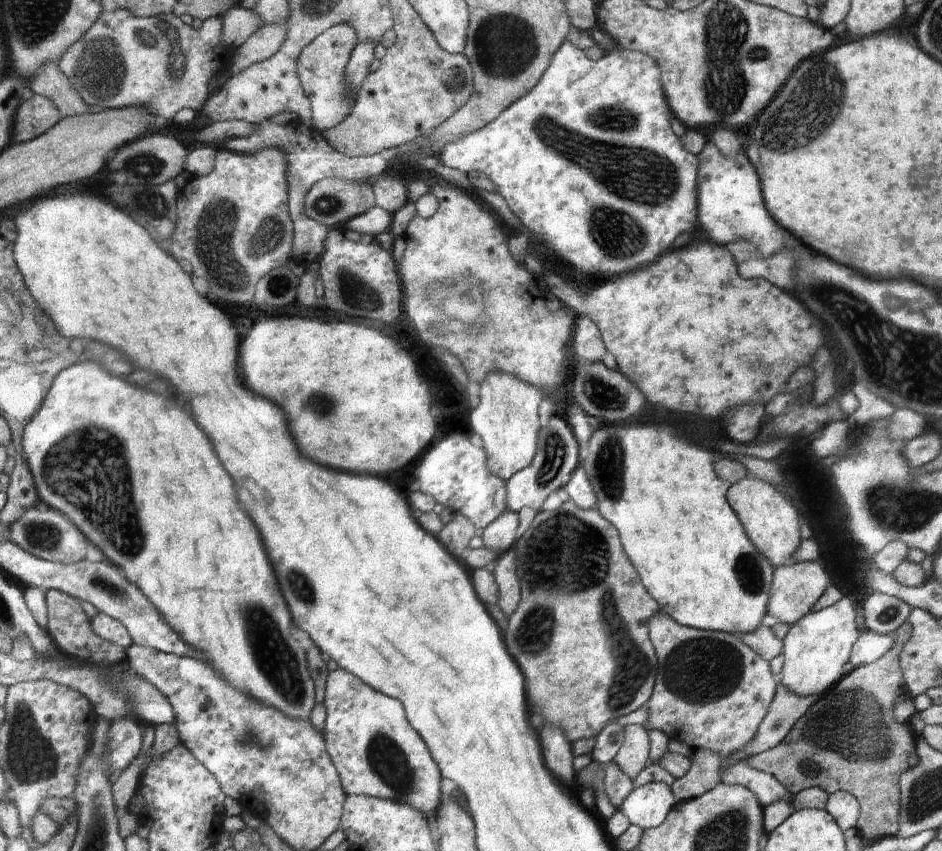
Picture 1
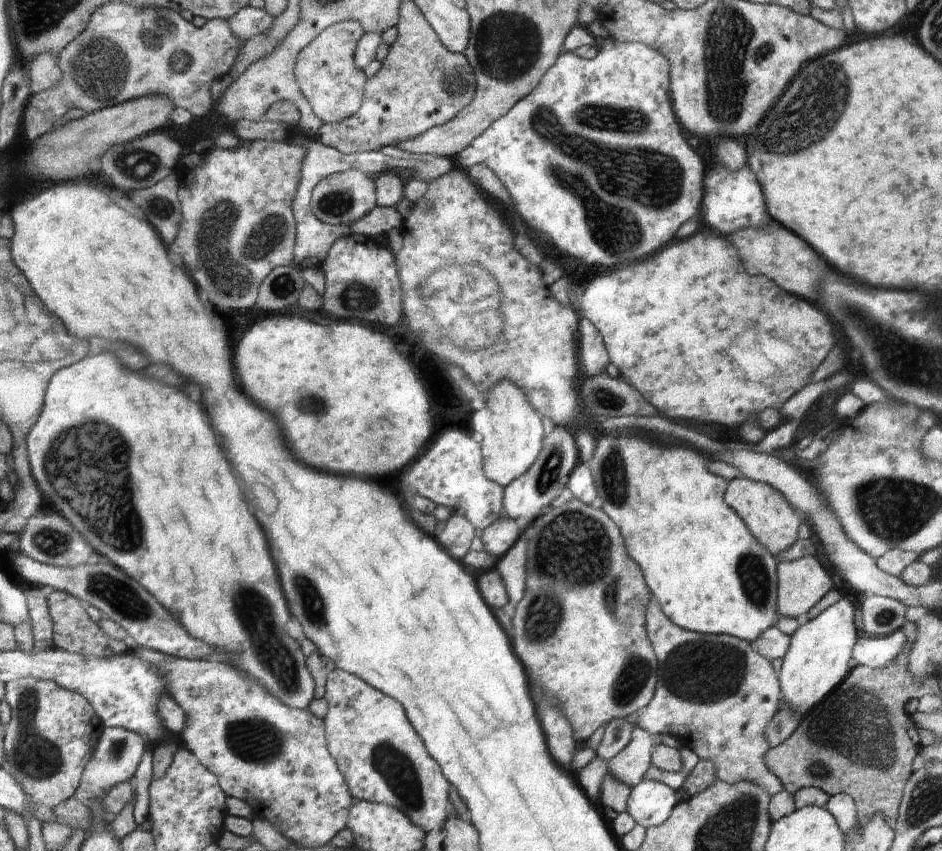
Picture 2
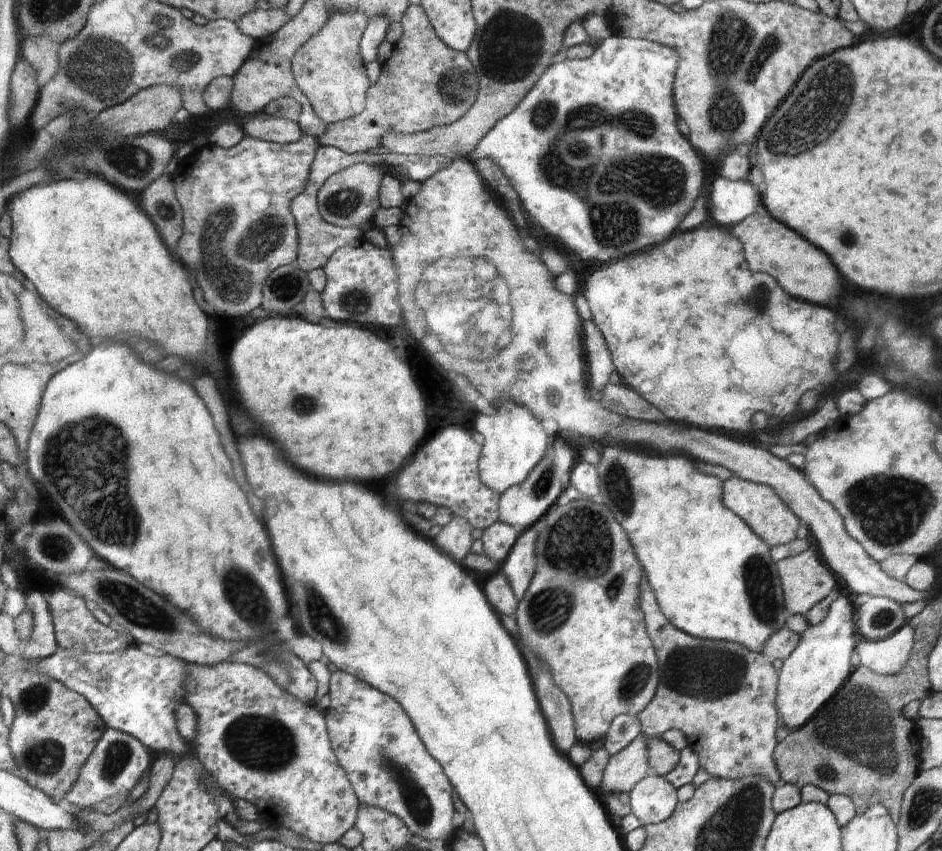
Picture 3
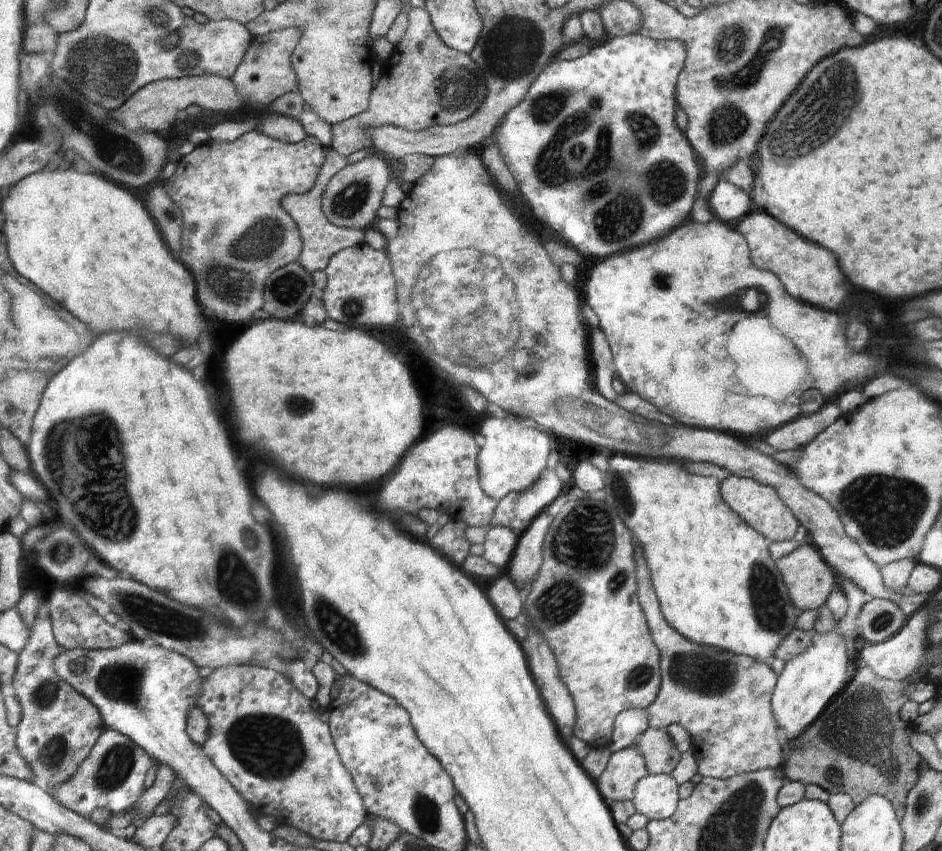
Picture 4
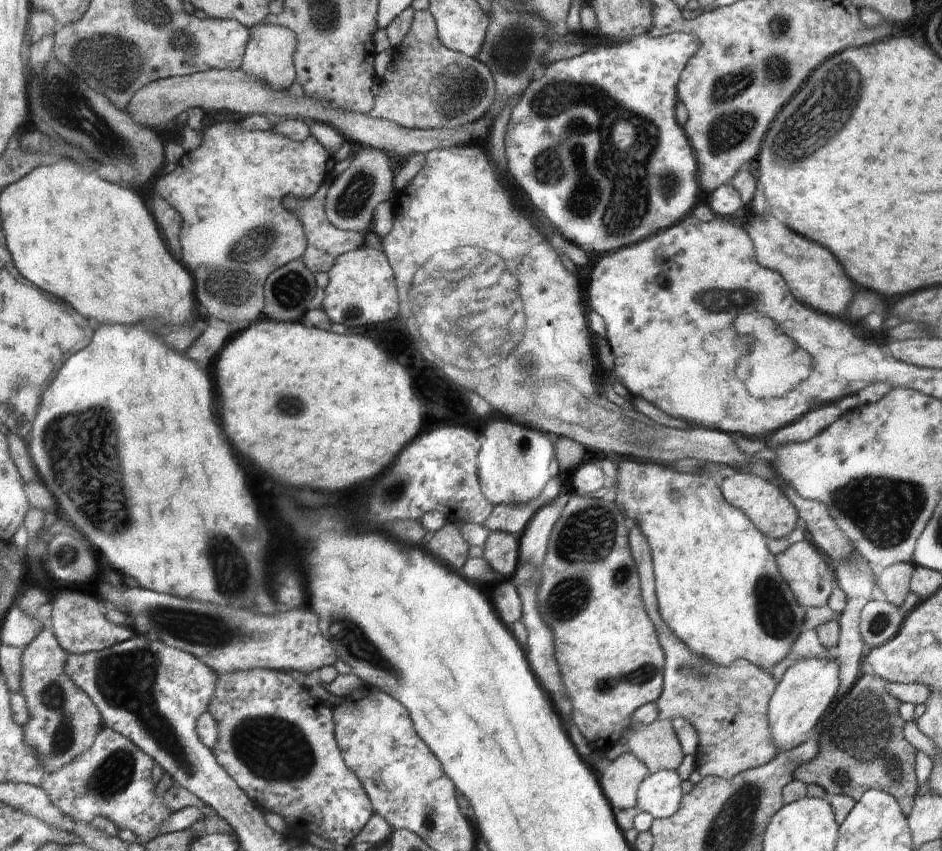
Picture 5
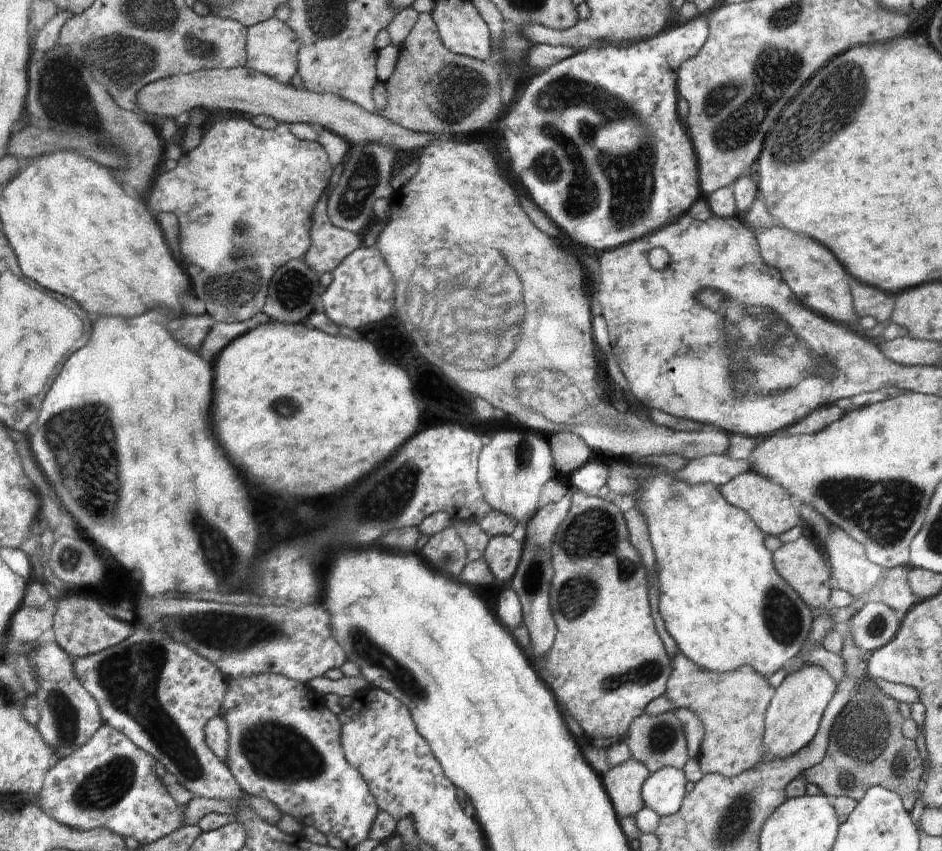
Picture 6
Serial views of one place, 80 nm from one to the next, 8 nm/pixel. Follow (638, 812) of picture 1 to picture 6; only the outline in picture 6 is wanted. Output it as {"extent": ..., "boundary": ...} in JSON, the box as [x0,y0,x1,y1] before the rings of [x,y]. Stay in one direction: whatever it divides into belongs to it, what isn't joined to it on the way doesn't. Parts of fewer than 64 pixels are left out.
{"extent":[643,767,687,817],"boundary":[[[663,767],[657,772],[654,772],[649,779],[646,780],[643,788],[645,807],[654,810],[660,817],[677,815],[677,813],[681,811],[681,805],[685,800],[686,784],[687,780],[682,769]]]}

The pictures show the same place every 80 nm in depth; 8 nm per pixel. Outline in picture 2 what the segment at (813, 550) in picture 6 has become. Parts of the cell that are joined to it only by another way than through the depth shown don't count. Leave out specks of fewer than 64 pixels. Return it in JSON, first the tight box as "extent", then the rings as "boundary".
{"extent":[778,555,832,619],"boundary":[[[812,555],[795,561],[779,562],[778,617],[799,619],[818,602],[832,586],[830,576]]]}

